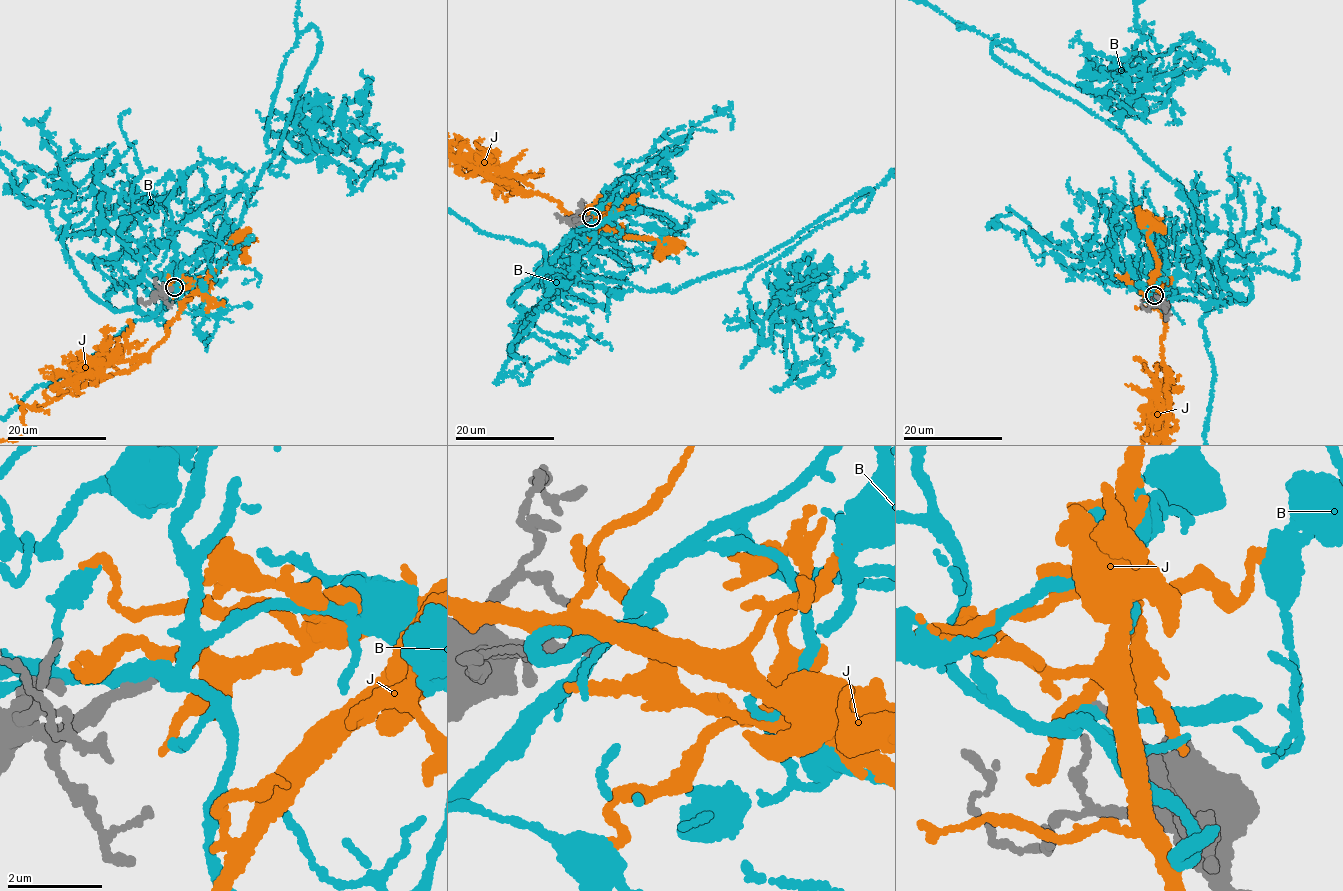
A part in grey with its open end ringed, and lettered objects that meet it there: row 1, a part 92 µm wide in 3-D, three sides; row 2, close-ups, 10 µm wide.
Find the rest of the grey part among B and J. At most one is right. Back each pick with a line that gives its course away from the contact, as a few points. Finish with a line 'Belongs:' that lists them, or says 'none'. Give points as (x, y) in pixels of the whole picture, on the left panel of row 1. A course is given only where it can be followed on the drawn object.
Belongs: none

